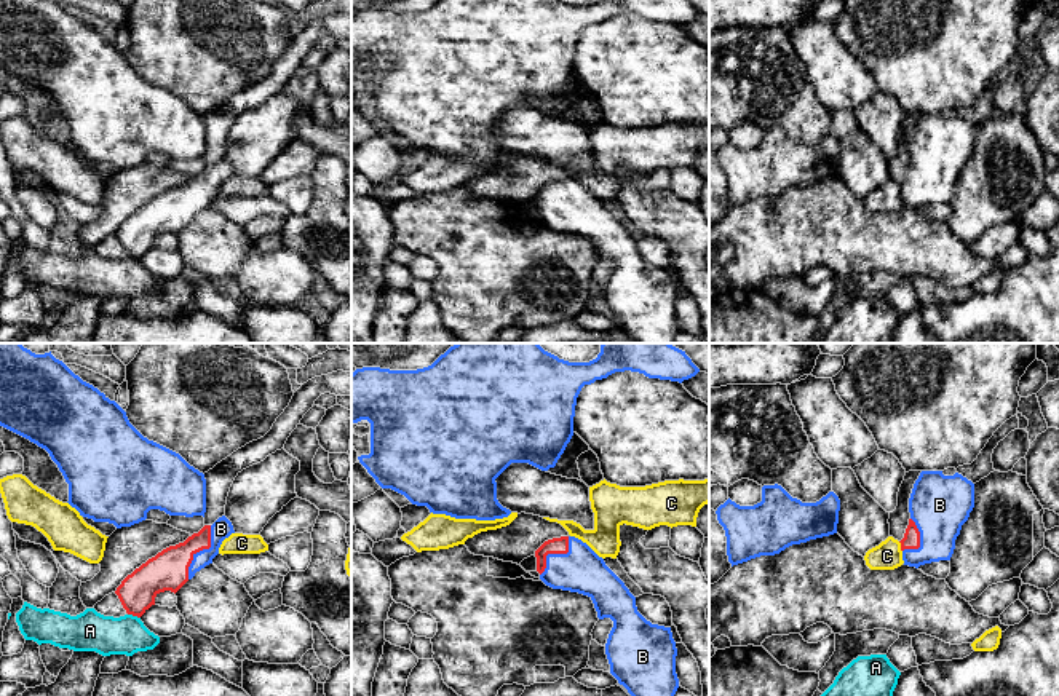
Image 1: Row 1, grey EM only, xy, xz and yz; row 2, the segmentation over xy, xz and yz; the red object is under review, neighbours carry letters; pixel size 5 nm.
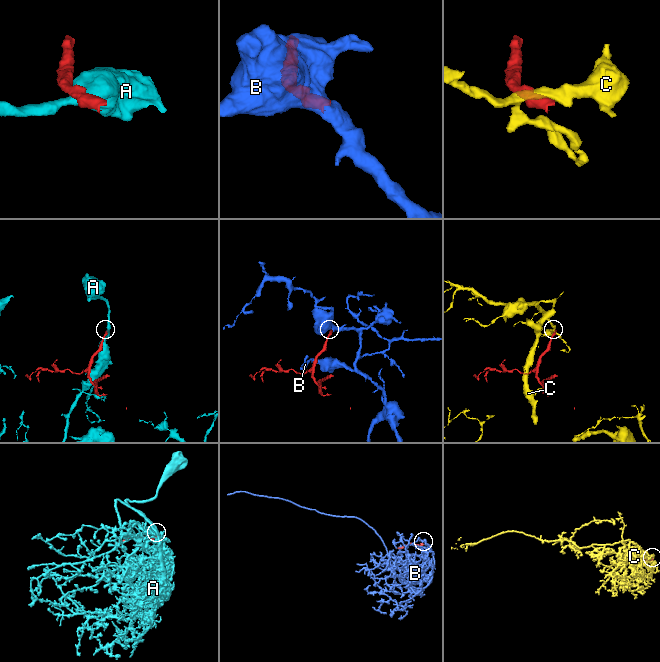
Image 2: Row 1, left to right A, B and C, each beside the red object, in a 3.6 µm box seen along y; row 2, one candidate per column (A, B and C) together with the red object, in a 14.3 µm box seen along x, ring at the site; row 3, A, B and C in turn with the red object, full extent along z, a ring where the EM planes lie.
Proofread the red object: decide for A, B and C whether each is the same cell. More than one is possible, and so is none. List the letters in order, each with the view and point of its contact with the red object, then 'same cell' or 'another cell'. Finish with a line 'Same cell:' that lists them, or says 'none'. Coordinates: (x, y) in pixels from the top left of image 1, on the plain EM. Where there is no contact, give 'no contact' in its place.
A: contact xy (134, 257); another cell
B: contact xy (200, 192); same cell
C: contact yz (901, 189); another cell
Same cell: B

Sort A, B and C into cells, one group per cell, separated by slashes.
A / B / C

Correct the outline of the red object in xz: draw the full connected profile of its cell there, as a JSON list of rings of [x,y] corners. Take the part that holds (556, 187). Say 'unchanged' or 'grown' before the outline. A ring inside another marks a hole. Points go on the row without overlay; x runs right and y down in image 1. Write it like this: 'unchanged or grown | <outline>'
grown | [[[548,182],[535,193],[535,200],[546,228],[588,238],[597,260],[613,263],[605,297],[618,326],[636,343],[674,343],[679,321],[671,270],[647,263],[625,225],[581,182]]]

